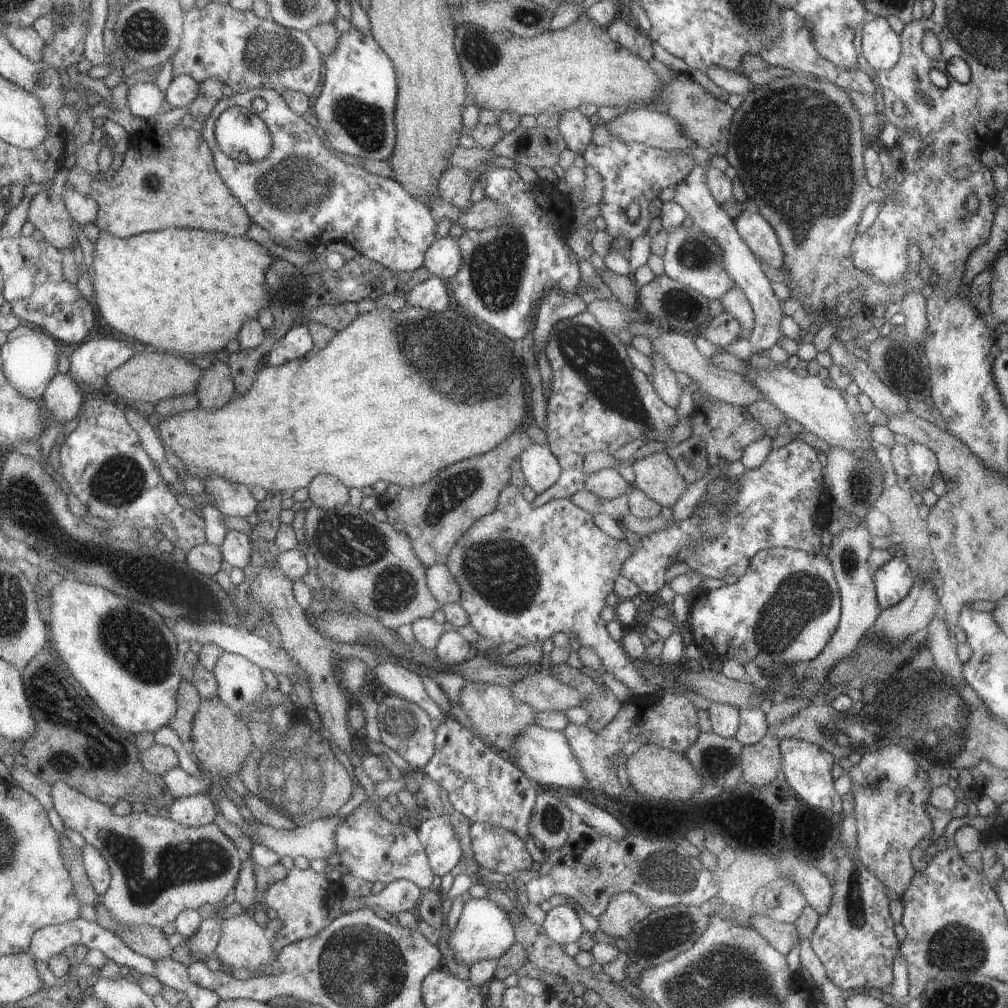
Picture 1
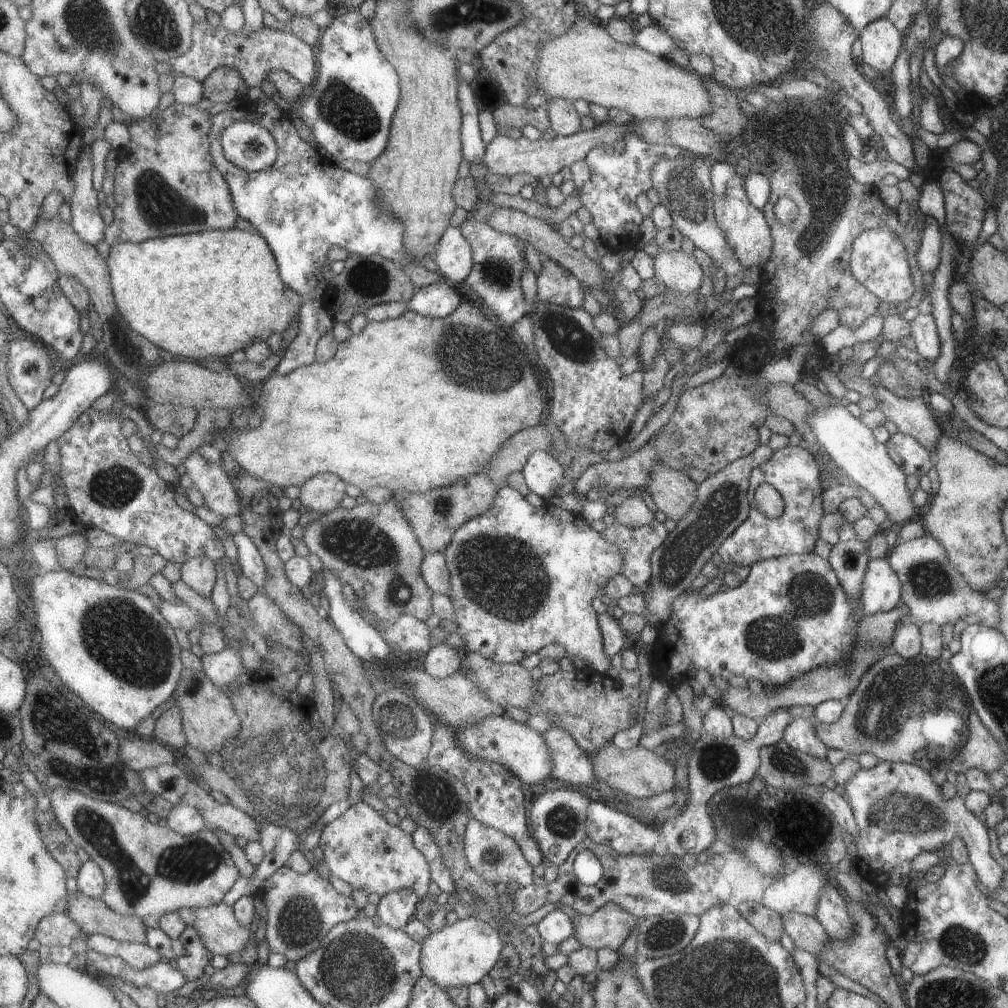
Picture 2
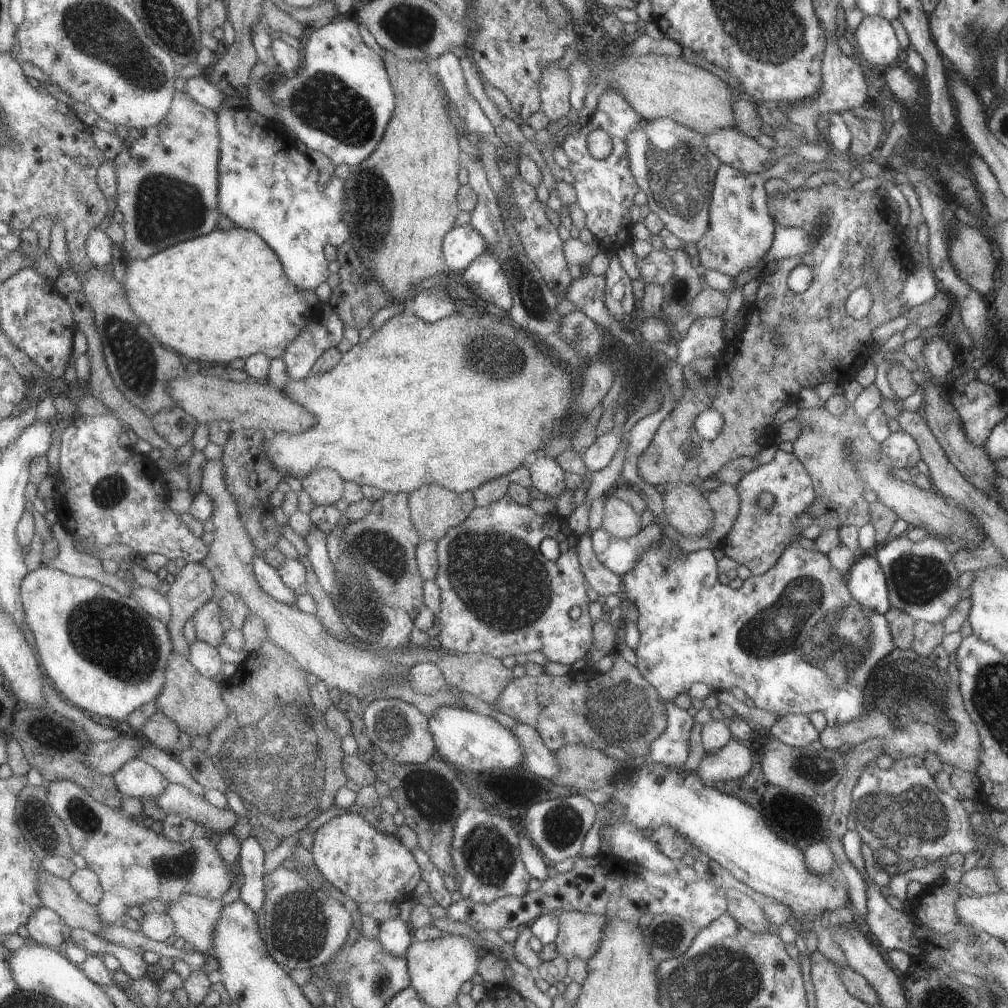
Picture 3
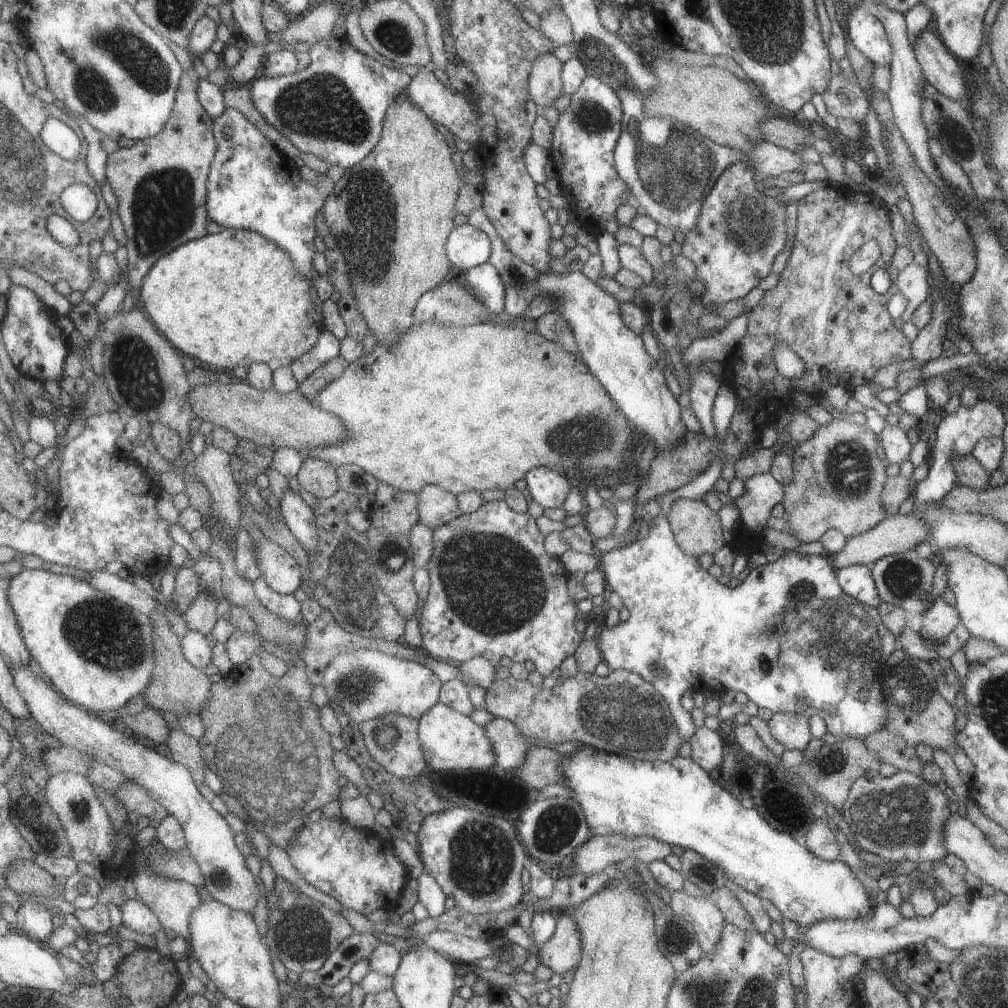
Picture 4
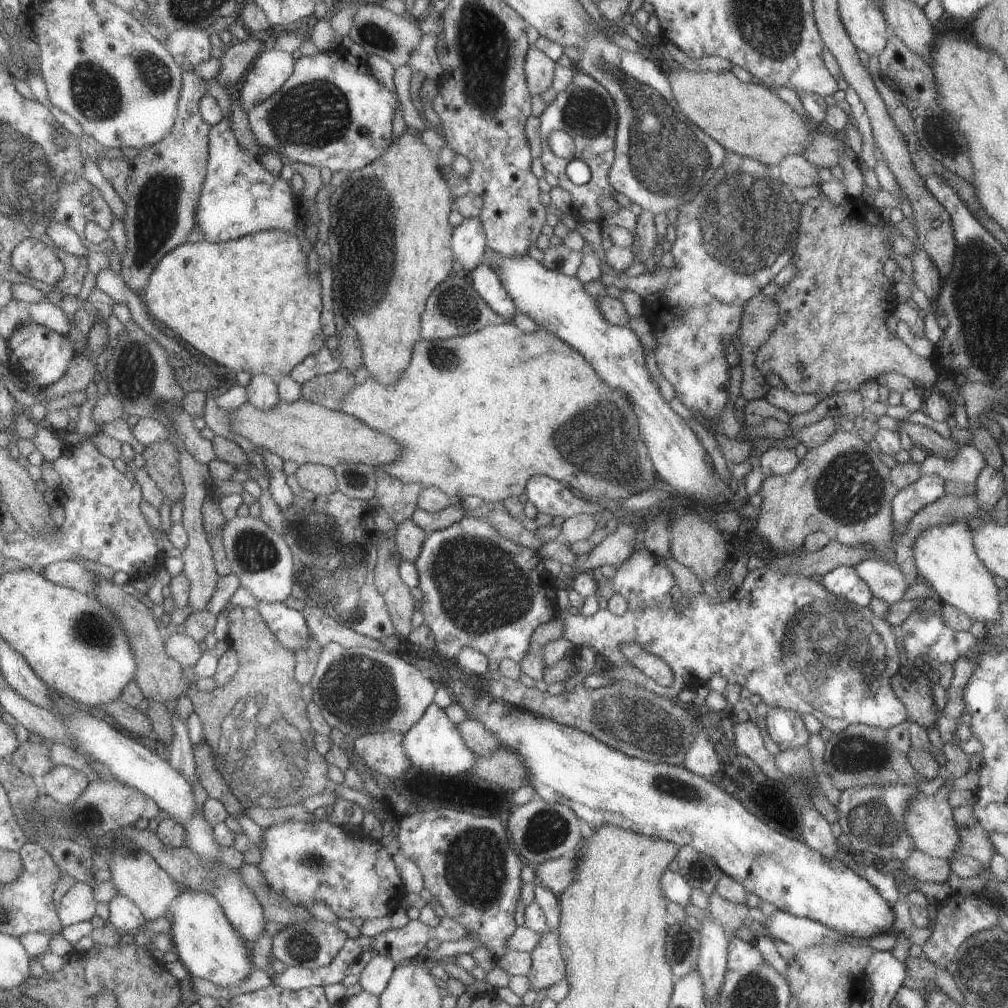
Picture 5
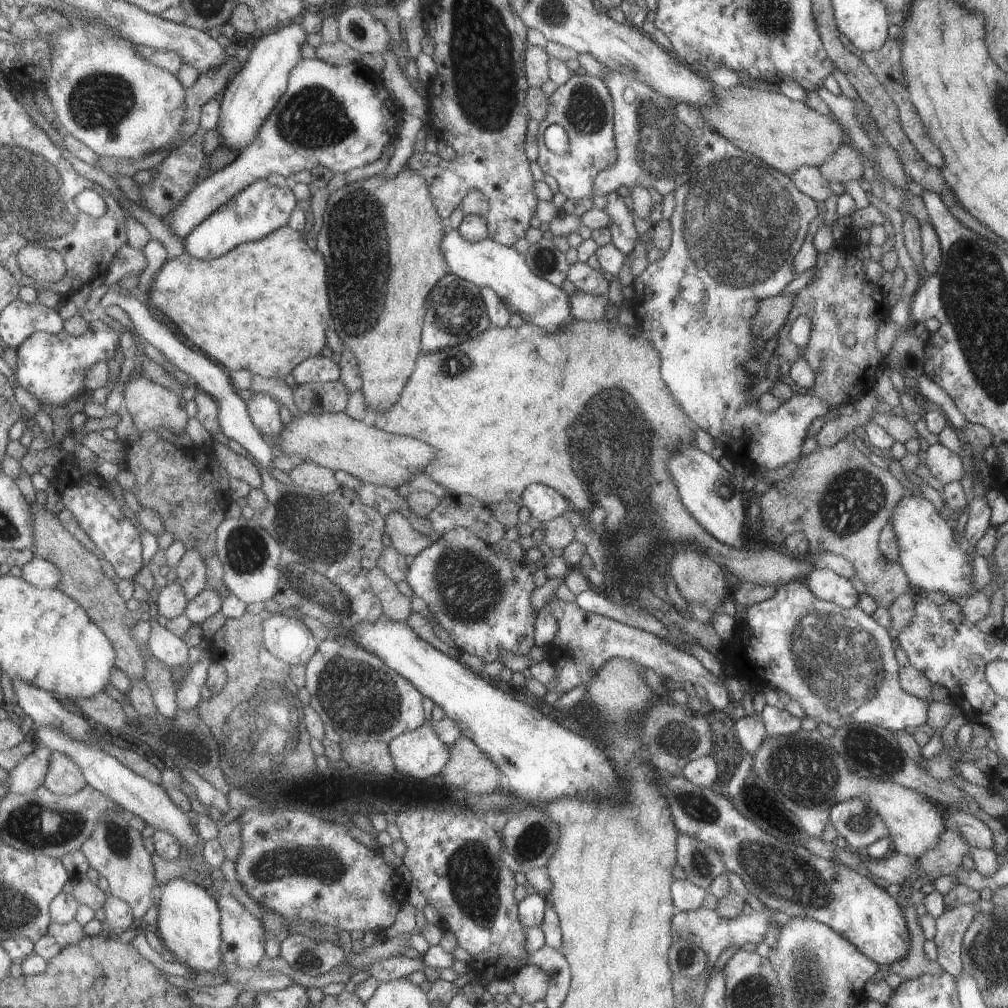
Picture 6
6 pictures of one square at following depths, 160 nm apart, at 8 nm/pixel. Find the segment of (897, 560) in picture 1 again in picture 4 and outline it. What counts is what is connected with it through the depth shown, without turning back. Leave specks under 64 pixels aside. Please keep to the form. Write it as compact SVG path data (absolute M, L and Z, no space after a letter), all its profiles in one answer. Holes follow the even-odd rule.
M849 565L837 569L834 573L839 588L847 596L871 608L876 608L881 602L868 566Z

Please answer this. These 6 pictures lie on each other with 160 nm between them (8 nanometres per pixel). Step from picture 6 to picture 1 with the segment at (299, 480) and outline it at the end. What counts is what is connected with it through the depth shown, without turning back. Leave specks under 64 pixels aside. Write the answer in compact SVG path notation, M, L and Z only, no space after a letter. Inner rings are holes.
M315 475L306 486L312 504L322 509L338 509L348 502L348 488L334 476Z

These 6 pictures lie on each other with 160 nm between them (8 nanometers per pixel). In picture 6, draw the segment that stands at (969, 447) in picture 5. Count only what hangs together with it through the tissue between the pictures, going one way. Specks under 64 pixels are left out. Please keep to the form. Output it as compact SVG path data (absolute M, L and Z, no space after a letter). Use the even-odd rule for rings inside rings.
M939 442L924 446L925 468L935 480L937 487L945 486L951 482L960 482L965 470L959 454L949 451Z

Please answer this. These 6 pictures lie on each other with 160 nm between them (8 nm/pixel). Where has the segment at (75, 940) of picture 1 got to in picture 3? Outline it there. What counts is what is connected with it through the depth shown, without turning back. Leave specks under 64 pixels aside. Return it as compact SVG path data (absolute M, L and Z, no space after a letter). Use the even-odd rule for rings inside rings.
M45 906L35 910L24 924L30 936L29 939L54 949L58 949L65 943L61 934L63 925L60 915Z

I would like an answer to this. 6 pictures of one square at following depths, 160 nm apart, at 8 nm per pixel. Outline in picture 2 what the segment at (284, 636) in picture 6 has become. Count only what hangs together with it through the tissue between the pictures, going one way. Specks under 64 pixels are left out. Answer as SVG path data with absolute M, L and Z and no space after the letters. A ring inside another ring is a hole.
M241 531L231 537L237 549L236 563L240 566L240 574L249 578L259 590L262 590L266 575L266 566L262 556L252 540L249 540Z

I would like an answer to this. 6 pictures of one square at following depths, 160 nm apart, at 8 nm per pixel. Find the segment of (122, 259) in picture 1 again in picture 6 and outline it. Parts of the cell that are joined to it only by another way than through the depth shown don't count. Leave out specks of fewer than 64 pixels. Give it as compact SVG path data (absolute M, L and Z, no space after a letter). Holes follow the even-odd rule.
M283 226L273 230L270 234L252 242L245 242L227 250L225 254L204 260L193 258L187 252L183 252L176 258L165 260L162 266L154 274L147 293L149 306L159 309L165 316L166 322L178 332L181 332L189 342L193 343L201 352L205 352L211 360L225 366L229 371L247 370L251 374L262 378L283 379L293 371L293 368L310 357L320 355L326 344L326 331L331 326L329 302L327 302L327 270L321 254L317 250L311 250L300 234L291 230L289 226Z

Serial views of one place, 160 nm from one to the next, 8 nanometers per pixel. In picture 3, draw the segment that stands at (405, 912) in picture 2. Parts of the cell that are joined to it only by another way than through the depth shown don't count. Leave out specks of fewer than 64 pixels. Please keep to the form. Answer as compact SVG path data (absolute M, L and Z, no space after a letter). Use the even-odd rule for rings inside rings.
M395 916L393 920L379 924L378 928L379 934L376 939L379 941L380 947L387 951L387 954L403 957L406 948L413 939L409 924L402 922L398 916Z

